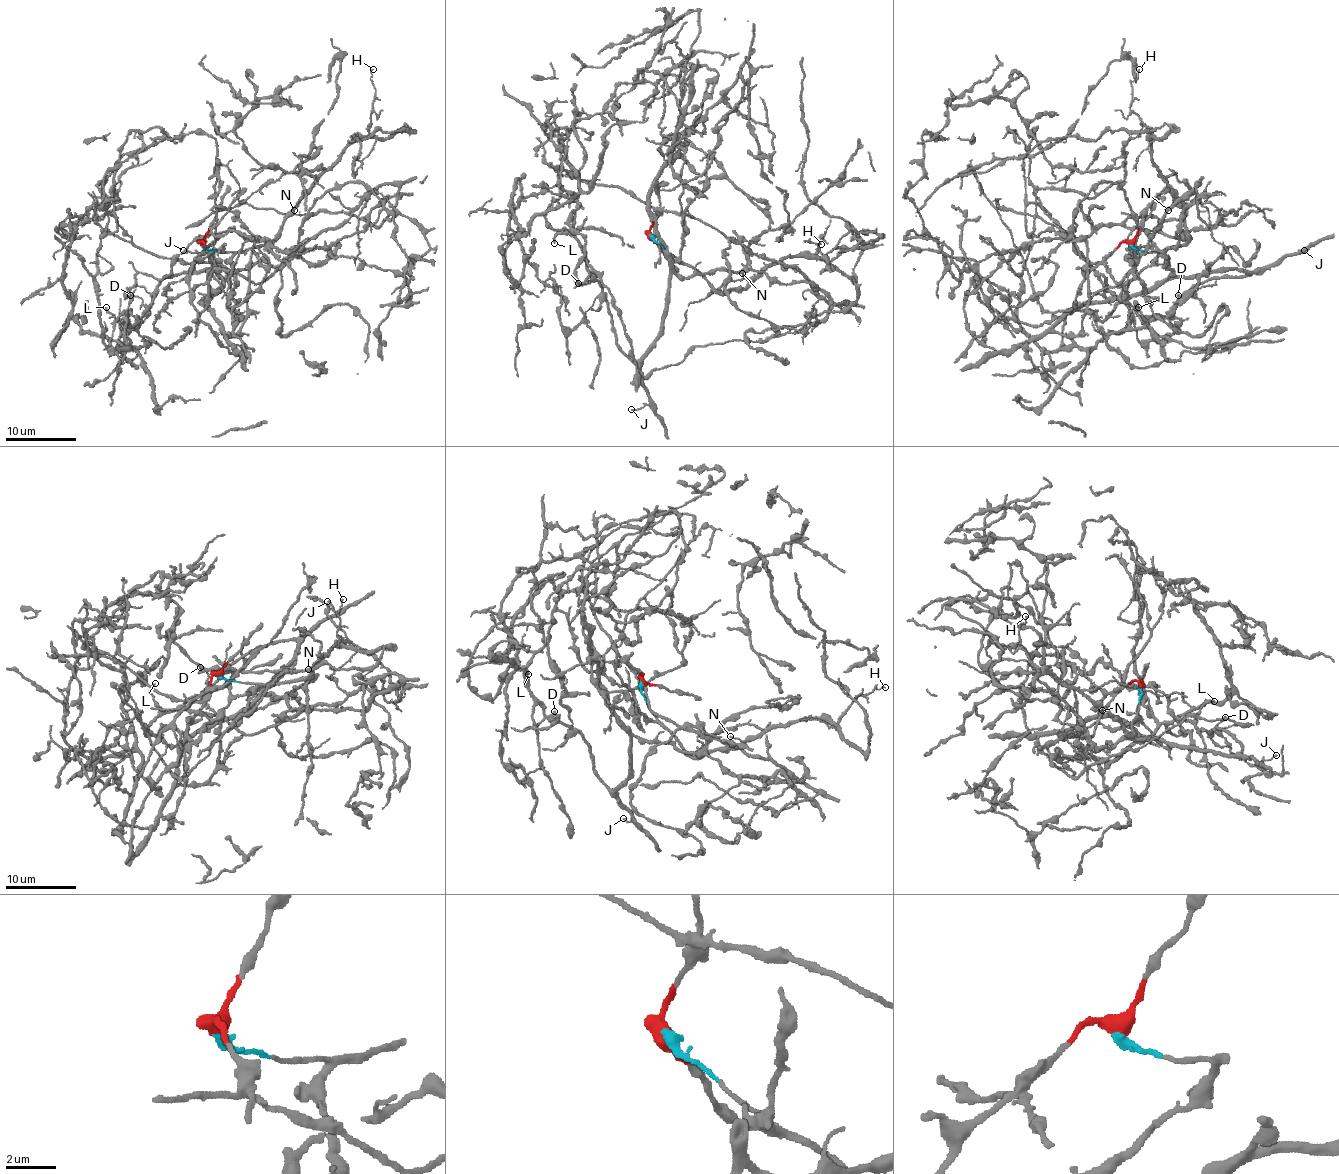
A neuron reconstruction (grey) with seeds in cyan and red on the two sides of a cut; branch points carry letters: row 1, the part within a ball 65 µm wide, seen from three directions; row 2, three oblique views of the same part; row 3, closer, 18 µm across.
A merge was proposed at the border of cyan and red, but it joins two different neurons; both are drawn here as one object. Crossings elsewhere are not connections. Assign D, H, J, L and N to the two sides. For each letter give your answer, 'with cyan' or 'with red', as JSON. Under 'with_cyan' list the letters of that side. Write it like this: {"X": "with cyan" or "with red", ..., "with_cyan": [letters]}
{"D": "with red", "H": "with cyan", "J": "with red", "L": "with red", "N": "with cyan", "with_cyan": ["H", "N"]}

